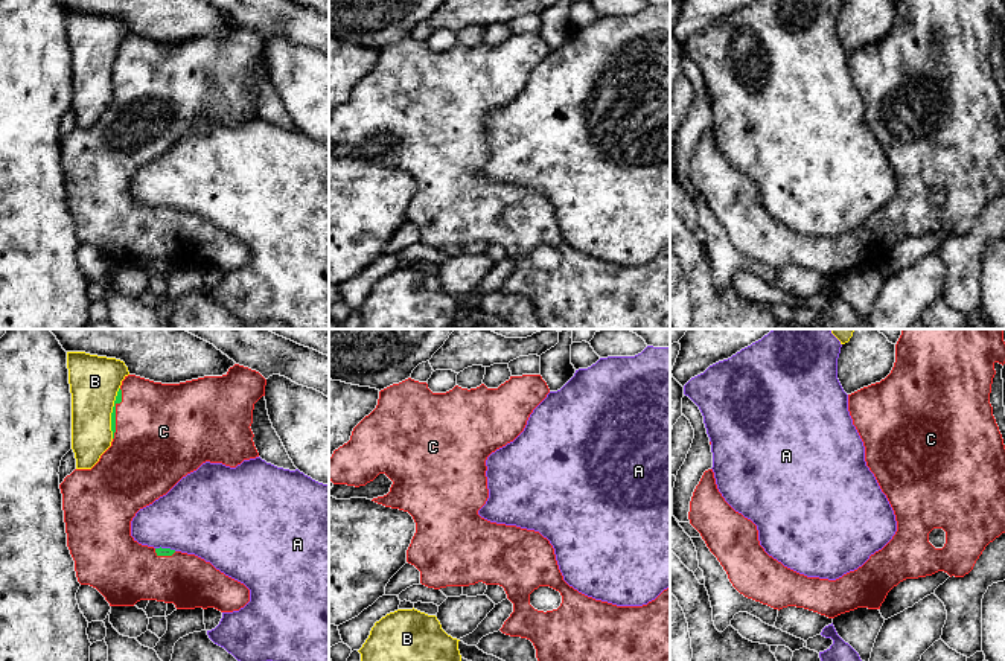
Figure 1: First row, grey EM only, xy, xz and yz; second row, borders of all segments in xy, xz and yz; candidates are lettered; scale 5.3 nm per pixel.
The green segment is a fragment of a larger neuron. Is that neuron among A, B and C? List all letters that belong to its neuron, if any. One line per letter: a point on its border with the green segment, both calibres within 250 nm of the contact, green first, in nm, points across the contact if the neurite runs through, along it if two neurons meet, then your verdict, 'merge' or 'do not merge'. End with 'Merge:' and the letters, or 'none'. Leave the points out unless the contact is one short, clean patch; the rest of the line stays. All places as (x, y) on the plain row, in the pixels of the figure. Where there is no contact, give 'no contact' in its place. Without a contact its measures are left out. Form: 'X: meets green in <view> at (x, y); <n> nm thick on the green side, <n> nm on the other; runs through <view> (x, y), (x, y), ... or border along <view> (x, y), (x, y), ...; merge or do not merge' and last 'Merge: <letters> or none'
A: meets green in xy at (166, 207); 50 nm thick on the green side, 420 nm on the other; border along xy (156, 206), (175, 209); do not merge
B: meets green in xy at (111, 72); 30 nm thick on the green side, 260 nm on the other; border along xy (119, 46), (111, 72), (111, 96); do not merge
C: meets green in xy at (114, 73); 30 nm thick on the green side, 460 nm on the other; merge
Merge: C

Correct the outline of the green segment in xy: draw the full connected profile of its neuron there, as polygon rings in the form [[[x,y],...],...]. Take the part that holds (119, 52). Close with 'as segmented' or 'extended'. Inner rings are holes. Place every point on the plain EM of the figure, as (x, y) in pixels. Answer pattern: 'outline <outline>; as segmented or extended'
outline [[[234,23],[222,35],[180,43],[154,41],[136,34],[122,40],[111,72],[111,105],[91,128],[75,128],[59,143],[67,206],[81,244],[96,247],[110,265],[134,265],[140,259],[174,262],[177,268],[215,267],[239,270],[250,248],[204,218],[139,203],[131,195],[136,172],[166,154],[203,122],[236,126],[259,116],[253,101],[254,62],[265,55],[266,38]]]; extended

